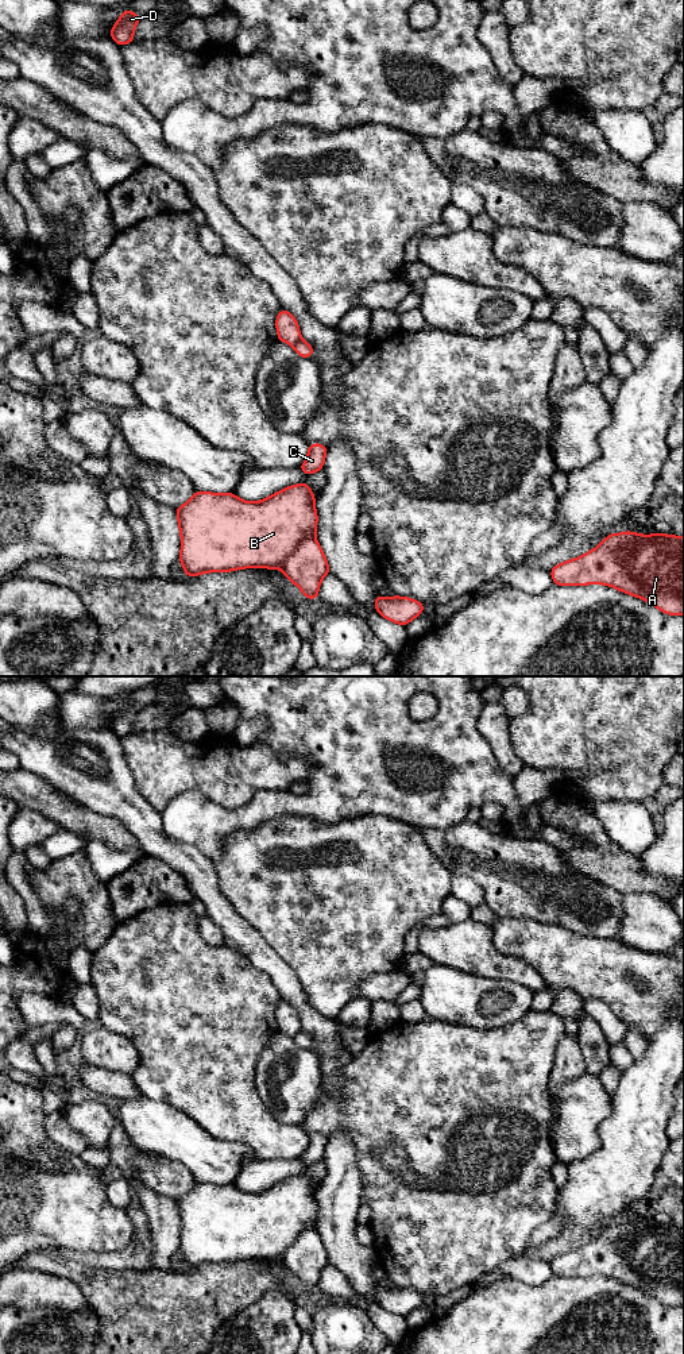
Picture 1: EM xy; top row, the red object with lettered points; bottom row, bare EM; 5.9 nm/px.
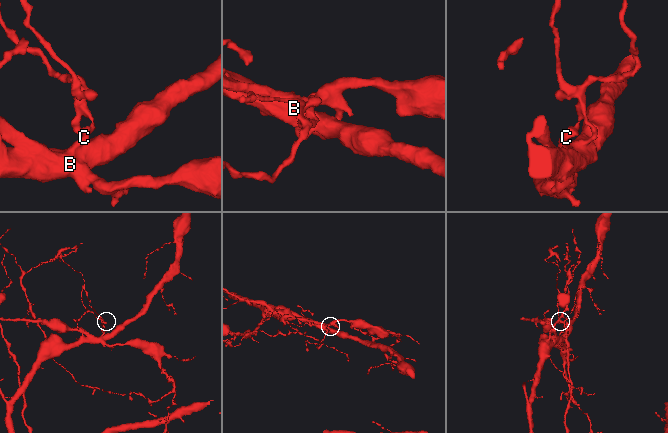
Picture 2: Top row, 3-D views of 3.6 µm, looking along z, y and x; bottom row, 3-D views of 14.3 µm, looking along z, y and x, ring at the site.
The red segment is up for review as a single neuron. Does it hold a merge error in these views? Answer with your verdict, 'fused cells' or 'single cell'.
fused cells

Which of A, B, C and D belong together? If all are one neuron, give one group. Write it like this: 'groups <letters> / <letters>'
groups A C D / B

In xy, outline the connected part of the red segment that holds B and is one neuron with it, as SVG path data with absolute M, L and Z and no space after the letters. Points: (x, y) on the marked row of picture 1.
M304 482L285 487L255 502L240 499L233 493L194 491L177 513L185 576L206 572L231 572L243 568L281 568L304 537L317 532L316 497Z

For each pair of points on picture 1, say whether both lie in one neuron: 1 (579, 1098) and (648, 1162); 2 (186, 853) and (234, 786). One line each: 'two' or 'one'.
1: two
2: two

